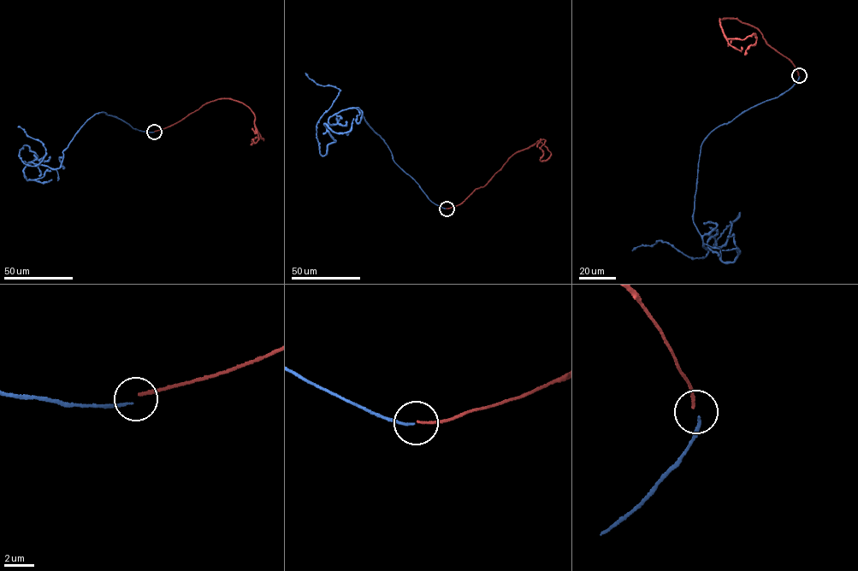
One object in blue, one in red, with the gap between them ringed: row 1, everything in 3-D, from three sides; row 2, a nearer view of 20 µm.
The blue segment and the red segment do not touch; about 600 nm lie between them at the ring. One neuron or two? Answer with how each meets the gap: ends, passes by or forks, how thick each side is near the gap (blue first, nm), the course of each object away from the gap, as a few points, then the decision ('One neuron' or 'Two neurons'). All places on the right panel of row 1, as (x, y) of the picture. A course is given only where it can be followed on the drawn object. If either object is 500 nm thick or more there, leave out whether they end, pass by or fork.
At the ring blue ends. At the ring red ends. Thickness 150 nm (blue) against 180 nm. Course of blue: (799, 76), (704, 140), (693, 223), (702, 247), (722, 246), (740, 213), (706, 257), (658, 240), (632, 250). Course of red: (798, 75), (757, 28), (719, 18), (725, 38), (754, 34), (755, 44), (744, 55). Two neurons

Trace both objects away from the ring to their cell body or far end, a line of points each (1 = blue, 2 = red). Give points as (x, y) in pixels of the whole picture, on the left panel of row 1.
1: (154, 132), (97, 113), (50, 168), (27, 164), (27, 145), (24, 163), (46, 150), (17, 126)
2: (154, 131), (209, 102), (227, 98), (241, 103), (254, 114), (254, 126), (263, 138), (255, 138), (251, 144)

